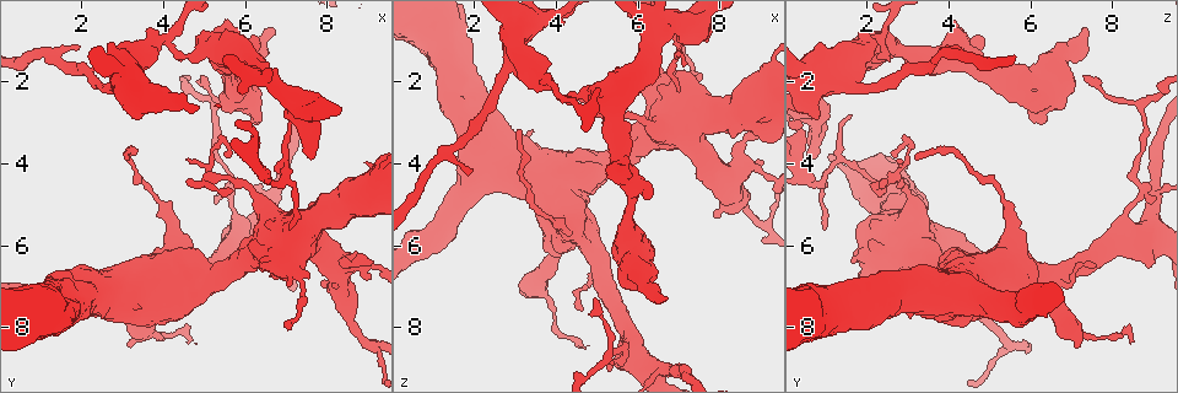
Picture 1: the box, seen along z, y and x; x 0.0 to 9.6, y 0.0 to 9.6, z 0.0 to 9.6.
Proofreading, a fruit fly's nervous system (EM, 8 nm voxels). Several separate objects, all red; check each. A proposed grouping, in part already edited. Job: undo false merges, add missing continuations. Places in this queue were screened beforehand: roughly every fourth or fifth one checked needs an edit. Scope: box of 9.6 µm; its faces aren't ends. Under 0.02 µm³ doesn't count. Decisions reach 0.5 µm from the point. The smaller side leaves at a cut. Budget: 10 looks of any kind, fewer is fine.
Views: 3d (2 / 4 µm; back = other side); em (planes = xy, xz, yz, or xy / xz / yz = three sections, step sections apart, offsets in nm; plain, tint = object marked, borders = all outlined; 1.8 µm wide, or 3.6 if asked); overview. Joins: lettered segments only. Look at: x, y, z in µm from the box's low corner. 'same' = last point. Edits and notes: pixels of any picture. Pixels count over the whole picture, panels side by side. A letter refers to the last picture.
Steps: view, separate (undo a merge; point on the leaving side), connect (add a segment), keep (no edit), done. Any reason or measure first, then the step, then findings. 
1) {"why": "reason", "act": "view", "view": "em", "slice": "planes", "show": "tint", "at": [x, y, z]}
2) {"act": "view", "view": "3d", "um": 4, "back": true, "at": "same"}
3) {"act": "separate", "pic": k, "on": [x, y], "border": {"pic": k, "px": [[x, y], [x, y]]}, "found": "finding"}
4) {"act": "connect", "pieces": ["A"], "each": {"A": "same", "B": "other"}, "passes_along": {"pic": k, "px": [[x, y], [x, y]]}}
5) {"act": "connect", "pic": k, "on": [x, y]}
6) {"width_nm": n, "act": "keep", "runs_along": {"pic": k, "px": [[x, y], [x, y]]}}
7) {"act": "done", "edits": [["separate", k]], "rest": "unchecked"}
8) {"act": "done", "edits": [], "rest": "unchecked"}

{"why": "abrupt turn", "act": "view", "view": "3d", "um": 4, "at": [3.10, 1.90, 0.75]}

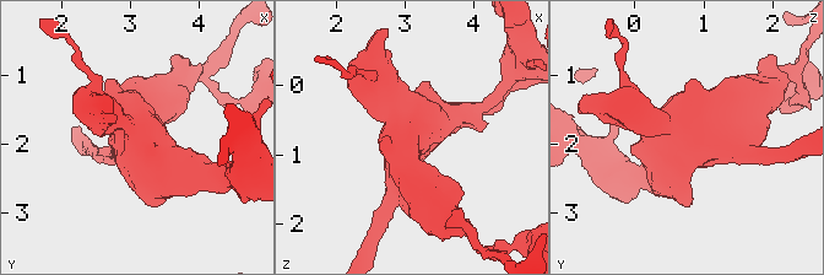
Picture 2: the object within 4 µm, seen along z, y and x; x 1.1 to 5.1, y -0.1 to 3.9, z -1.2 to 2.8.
{"act": "view", "view": "em", "slice": "xz", "step": 16, "show": "borders", "at": "same"}

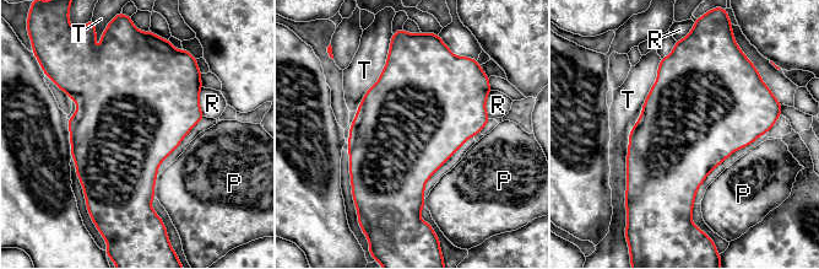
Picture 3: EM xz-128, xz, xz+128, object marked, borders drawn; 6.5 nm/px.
{"act": "keep", "each": {"P": "other", "R": "other", "T": "other"}, "border": {"pic": 3, "px": [[157, 177], [153, 195]]}, "found": "all the same neuron"}

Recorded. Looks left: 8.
{"why": "branch stops here", "act": "view", "view": "em", "slice": "planes", "show": "borders", "at": [6.95, 4.45, 2.30]}

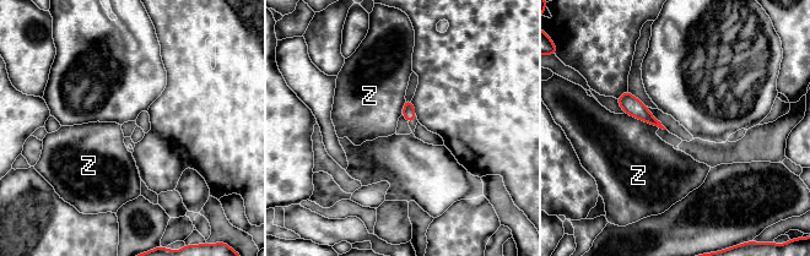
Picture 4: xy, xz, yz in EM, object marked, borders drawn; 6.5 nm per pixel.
{"act": "keep", "each": {"Z": "other"}, "border": {"pic": 4, "px": [[625, 112], [659, 128]]}, "found": "no lettered segment goes on from it"}

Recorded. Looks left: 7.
{"why": "sudden change in width", "act": "view", "view": "em", "um": 3.6, "slice": "xz", "step": 8, "show": "tint", "at": [6.25, 1.70, 1.35]}

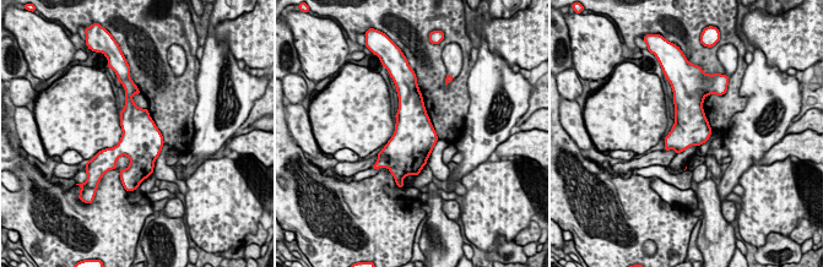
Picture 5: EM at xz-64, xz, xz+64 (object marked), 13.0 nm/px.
{"why": "cut it another way", "act": "view", "view": "em", "um": 3.6, "slice": "planes", "show": "borders", "at": "same"}

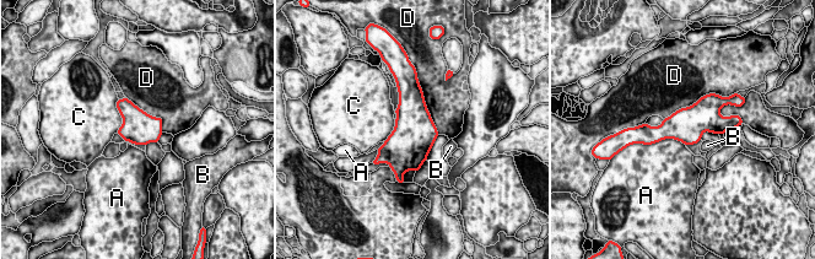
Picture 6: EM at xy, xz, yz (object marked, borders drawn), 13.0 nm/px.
{"act": "keep", "each": {"A": "other", "B": "other", "C": "other", "D": "other"}, "border": {"pic": 6, "px": [[685, 144], [664, 138], [648, 145]]}, "found": "all the same neuron"}

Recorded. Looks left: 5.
{"why": "branch stops here", "act": "view", "view": "3d", "um": 4, "at": [6.65, 0.70, 7.30]}

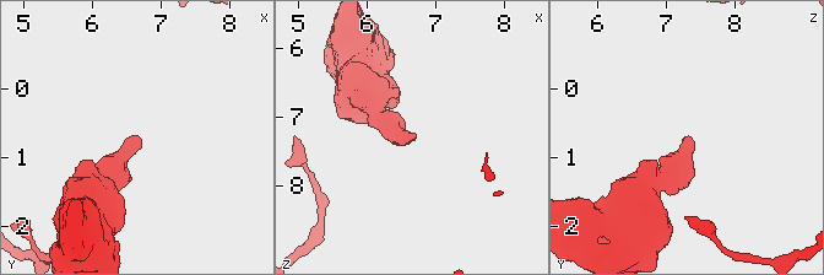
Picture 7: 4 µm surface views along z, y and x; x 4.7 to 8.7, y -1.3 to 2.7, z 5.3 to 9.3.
{"why": "now the EM", "act": "view", "view": "em", "slice": "planes", "show": "borders", "at": [6.70, 0.70, 7.30]}

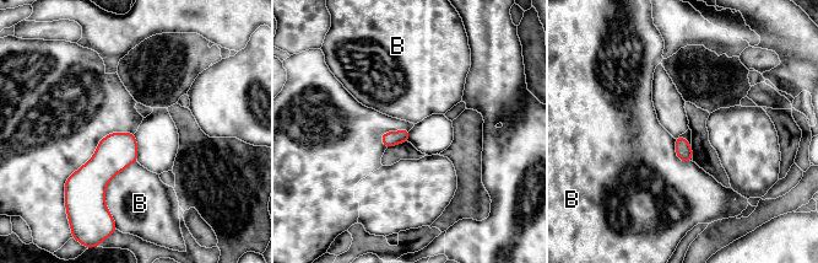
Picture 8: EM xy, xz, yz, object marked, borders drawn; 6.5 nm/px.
{"act": "keep", "each": {"B": "other"}, "border": {"pic": 8, "px": [[136, 160], [106, 187], [112, 218]]}, "found": "no lettered segment goes on from it"}

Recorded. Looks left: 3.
{"act": "done", "edits": [], "rest": "unchecked"}

